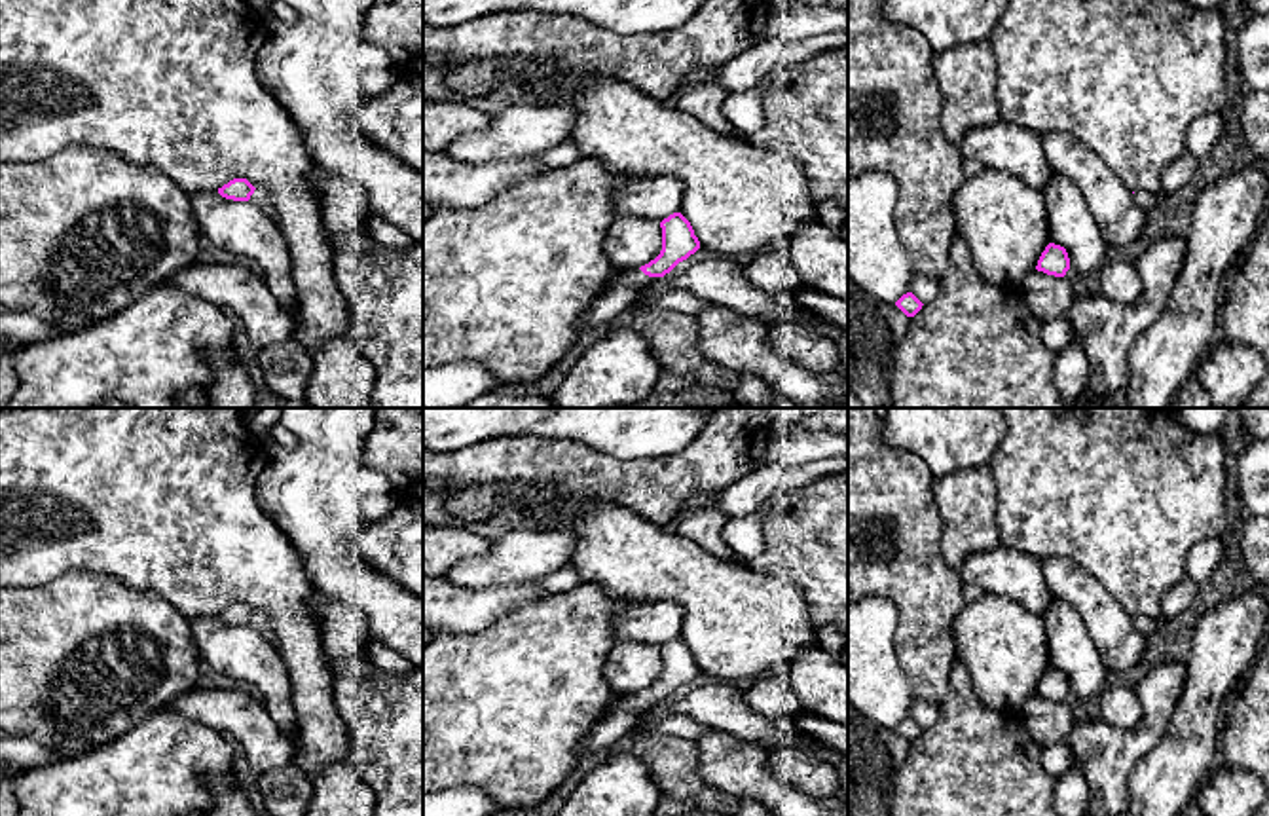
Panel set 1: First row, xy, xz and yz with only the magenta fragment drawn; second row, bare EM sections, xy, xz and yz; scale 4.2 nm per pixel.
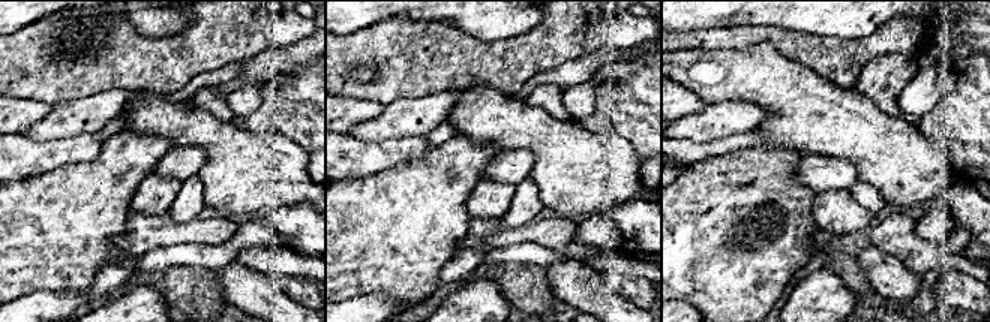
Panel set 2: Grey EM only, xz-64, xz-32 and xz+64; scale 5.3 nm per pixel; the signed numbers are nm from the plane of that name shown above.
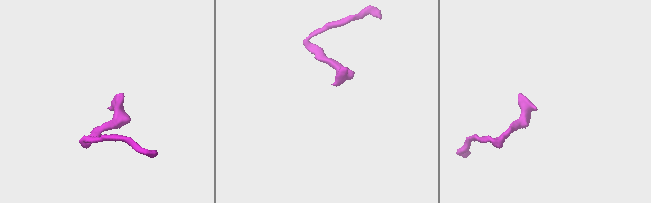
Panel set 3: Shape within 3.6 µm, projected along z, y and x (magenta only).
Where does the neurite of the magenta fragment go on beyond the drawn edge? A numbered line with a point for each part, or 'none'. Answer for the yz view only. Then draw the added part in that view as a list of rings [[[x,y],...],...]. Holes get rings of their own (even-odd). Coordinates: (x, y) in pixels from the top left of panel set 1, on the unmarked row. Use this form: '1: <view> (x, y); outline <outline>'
none

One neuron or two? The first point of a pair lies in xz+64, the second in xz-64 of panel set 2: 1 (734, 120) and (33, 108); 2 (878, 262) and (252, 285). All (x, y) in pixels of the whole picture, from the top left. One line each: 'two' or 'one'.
1: two
2: one

